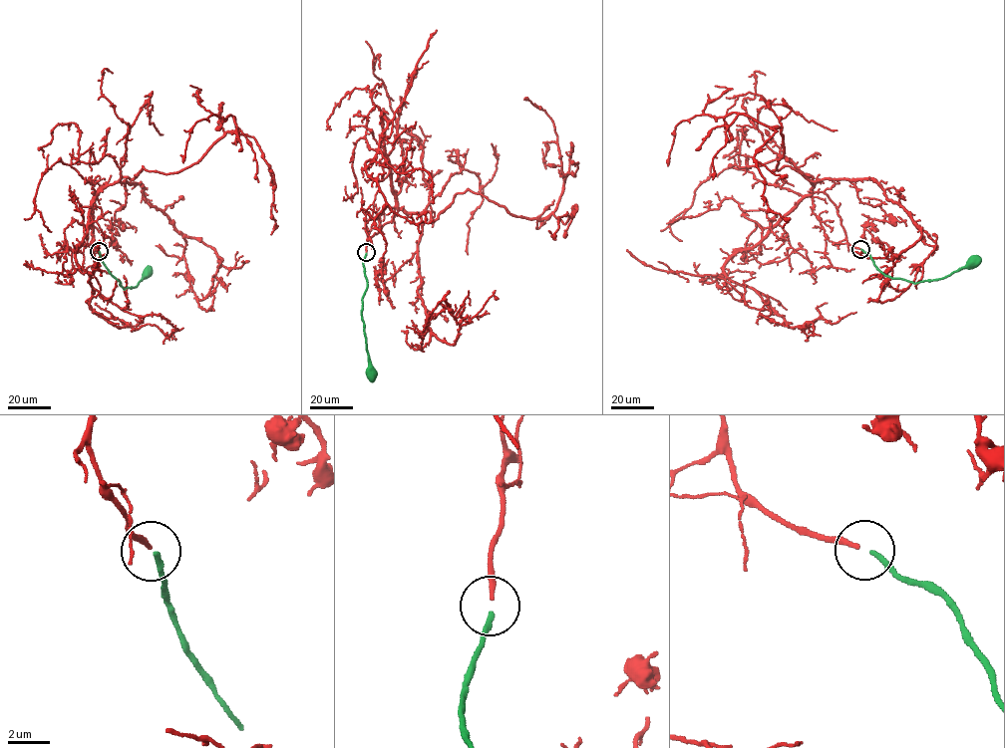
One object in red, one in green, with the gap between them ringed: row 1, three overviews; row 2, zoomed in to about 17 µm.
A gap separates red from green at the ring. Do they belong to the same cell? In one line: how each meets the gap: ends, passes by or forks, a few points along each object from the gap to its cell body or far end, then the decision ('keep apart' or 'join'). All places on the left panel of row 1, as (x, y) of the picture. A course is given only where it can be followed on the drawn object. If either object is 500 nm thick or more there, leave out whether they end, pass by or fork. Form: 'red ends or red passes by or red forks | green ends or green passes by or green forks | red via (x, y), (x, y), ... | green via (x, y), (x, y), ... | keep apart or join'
red ends | green ends | red via (98, 251), (96, 192), (143, 166), (166, 174), (193, 164), (235, 131), (233, 118), (197, 121), (182, 162) | green via (99, 251), (103, 264), (124, 289), (137, 287), (146, 269), (148, 271) | join

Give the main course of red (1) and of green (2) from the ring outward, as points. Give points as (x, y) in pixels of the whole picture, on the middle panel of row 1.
1: (366, 252), (399, 210), (435, 220), (468, 190), (512, 214), (554, 210), (557, 135), (524, 98)
2: (366, 253), (363, 265), (367, 288), (362, 297), (362, 319), (373, 374)

